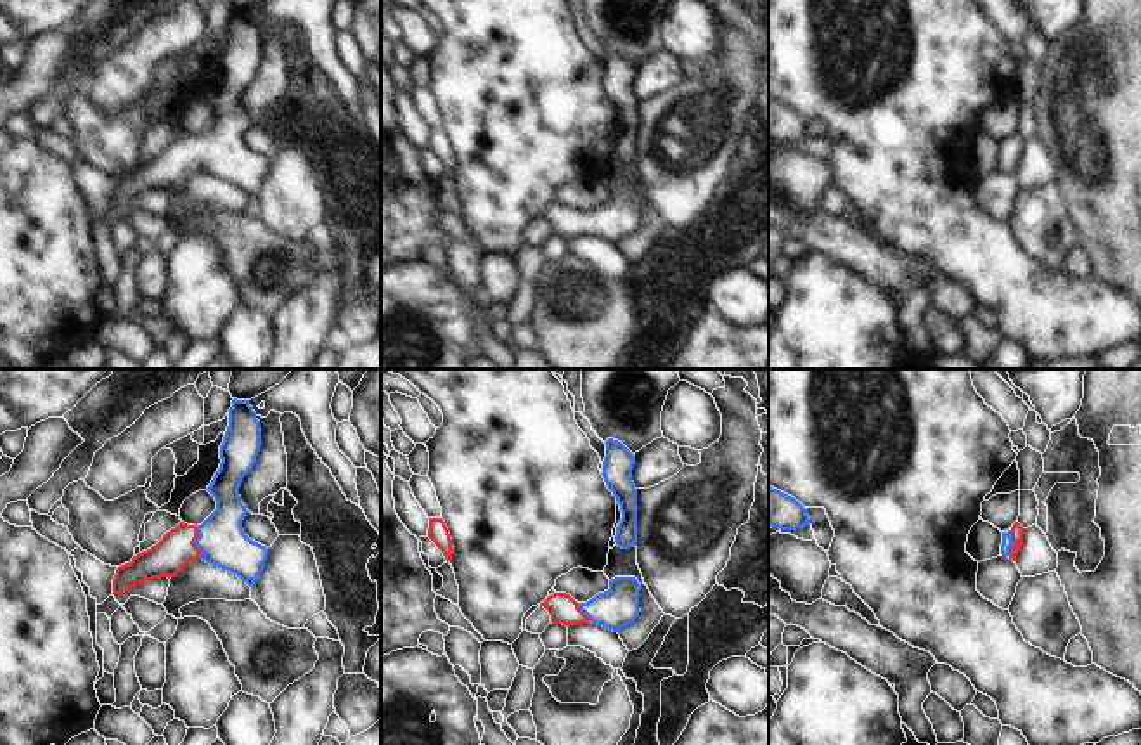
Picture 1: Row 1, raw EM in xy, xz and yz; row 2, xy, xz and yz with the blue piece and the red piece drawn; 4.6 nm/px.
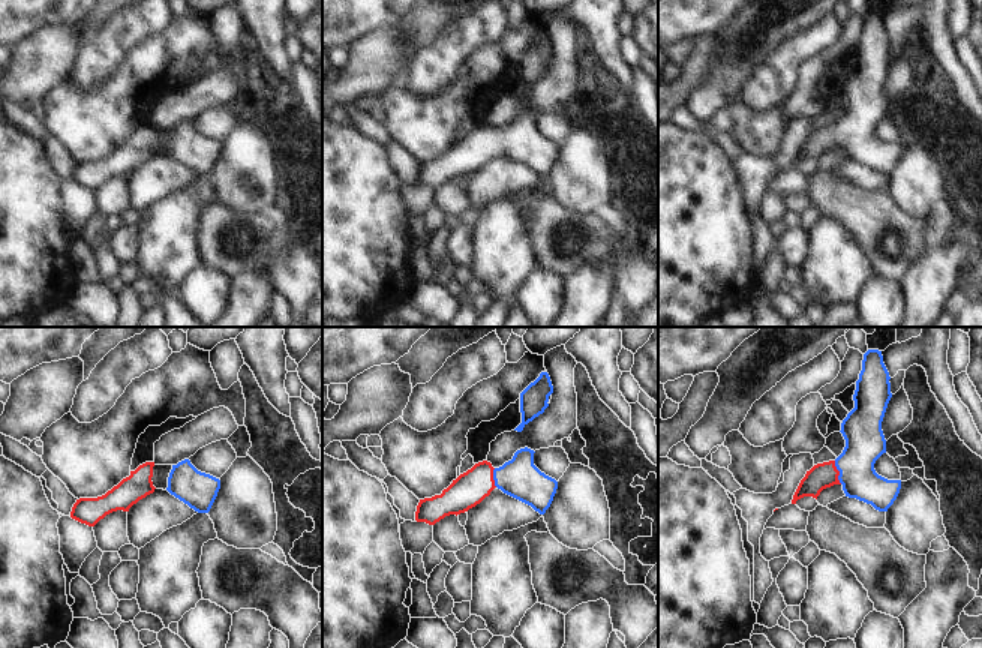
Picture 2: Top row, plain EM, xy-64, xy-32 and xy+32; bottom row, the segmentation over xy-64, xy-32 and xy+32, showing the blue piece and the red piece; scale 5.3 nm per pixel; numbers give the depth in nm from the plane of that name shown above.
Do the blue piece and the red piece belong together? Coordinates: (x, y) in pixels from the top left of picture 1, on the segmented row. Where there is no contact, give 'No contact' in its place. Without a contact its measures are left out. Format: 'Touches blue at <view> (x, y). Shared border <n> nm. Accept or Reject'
Touches blue at xy (194, 543). Shared border 160 nm. Accept

